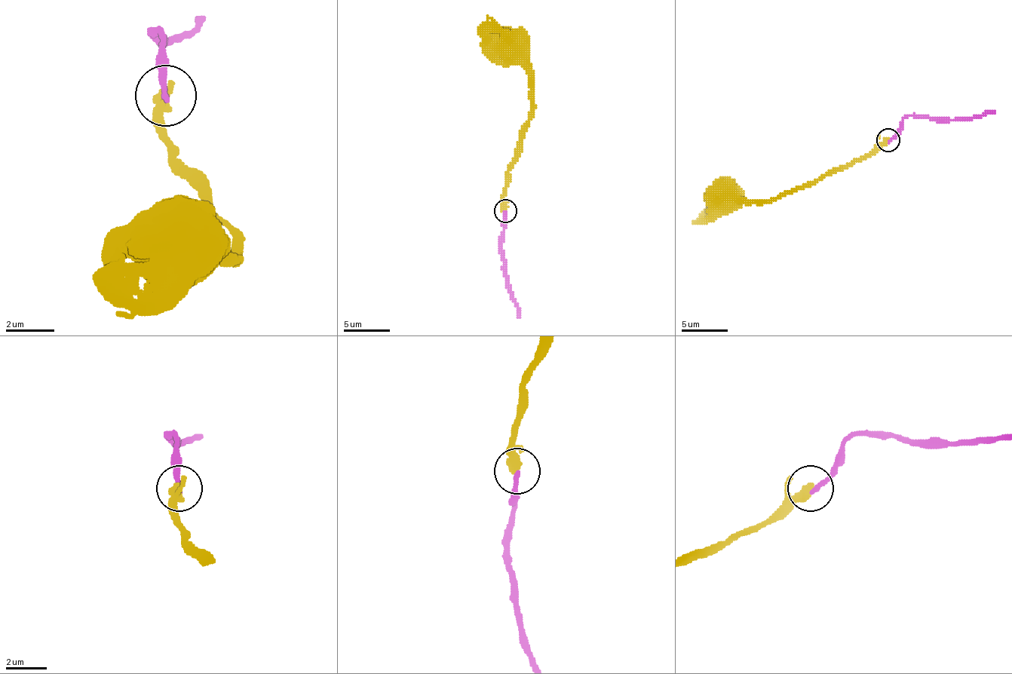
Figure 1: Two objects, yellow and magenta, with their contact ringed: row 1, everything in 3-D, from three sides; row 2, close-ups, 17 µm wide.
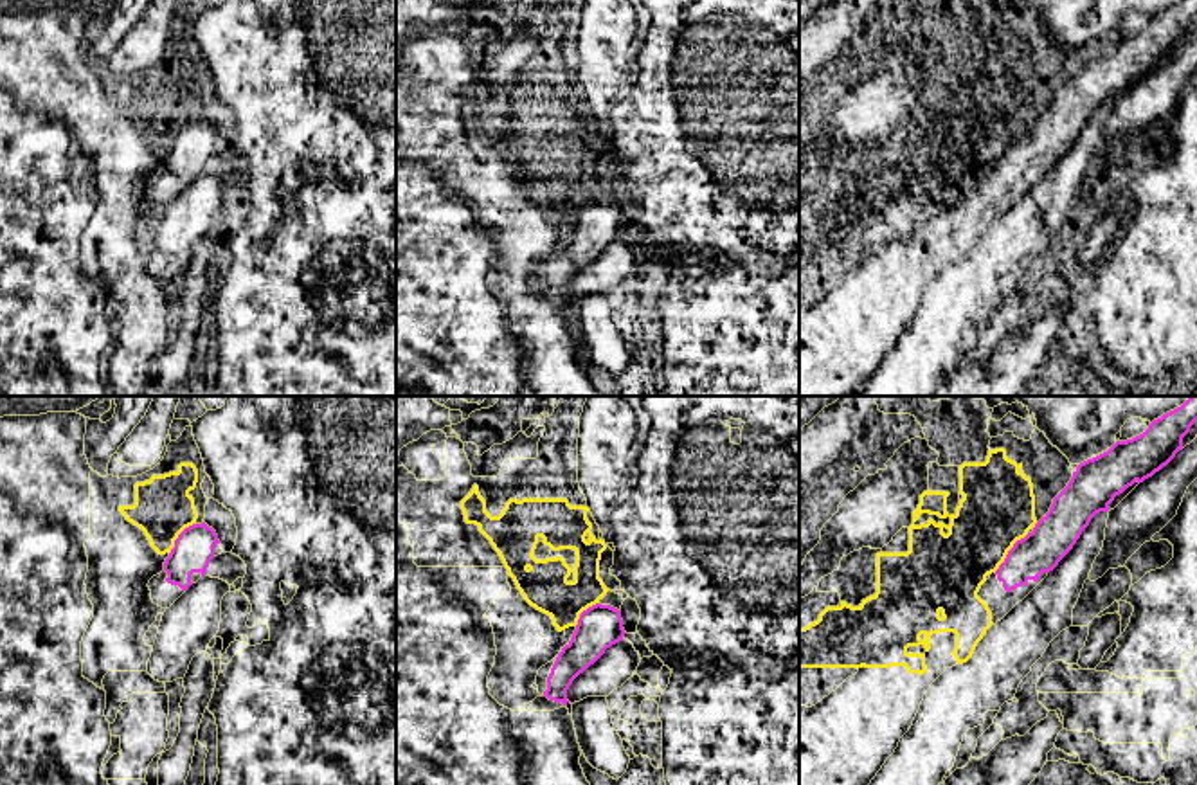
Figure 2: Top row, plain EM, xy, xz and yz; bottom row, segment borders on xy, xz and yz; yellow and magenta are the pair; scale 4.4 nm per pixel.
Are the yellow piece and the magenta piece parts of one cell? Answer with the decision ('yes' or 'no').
no

